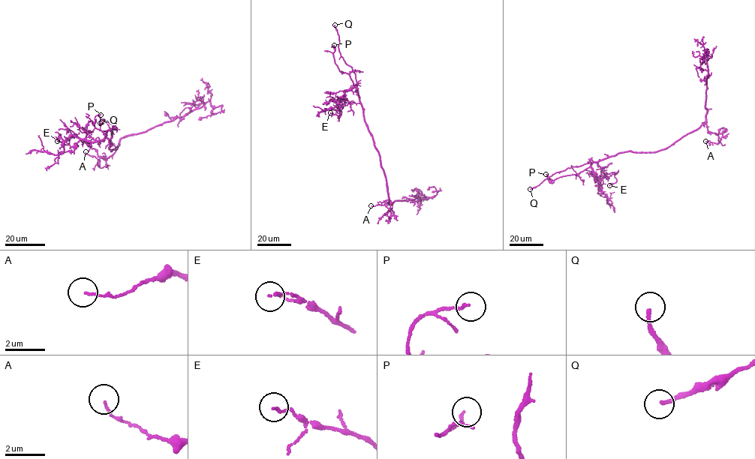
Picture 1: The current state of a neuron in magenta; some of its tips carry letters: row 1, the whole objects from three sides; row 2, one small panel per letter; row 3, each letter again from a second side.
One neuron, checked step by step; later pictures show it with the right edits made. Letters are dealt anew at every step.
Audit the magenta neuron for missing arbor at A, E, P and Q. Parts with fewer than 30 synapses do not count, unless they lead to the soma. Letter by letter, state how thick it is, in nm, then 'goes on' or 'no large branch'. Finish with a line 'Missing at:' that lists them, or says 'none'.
A: 100 nm thick; no large branch
E: 110 nm thick; no large branch
P: 120 nm thick; no large branch
Q: 170 nm thick; goes on
Missing at: Q

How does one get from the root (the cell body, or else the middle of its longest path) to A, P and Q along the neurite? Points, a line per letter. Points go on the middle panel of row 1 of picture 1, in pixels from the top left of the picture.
A: (381, 163), (390, 201), (390, 214), (393, 214), (384, 205), (371, 205)
P: (381, 163), (365, 121), (358, 91), (349, 75), (341, 72), (335, 63), (335, 49), (331, 47), (334, 45)
Q: (381, 163), (365, 121), (355, 73), (340, 52), (339, 38), (335, 25)

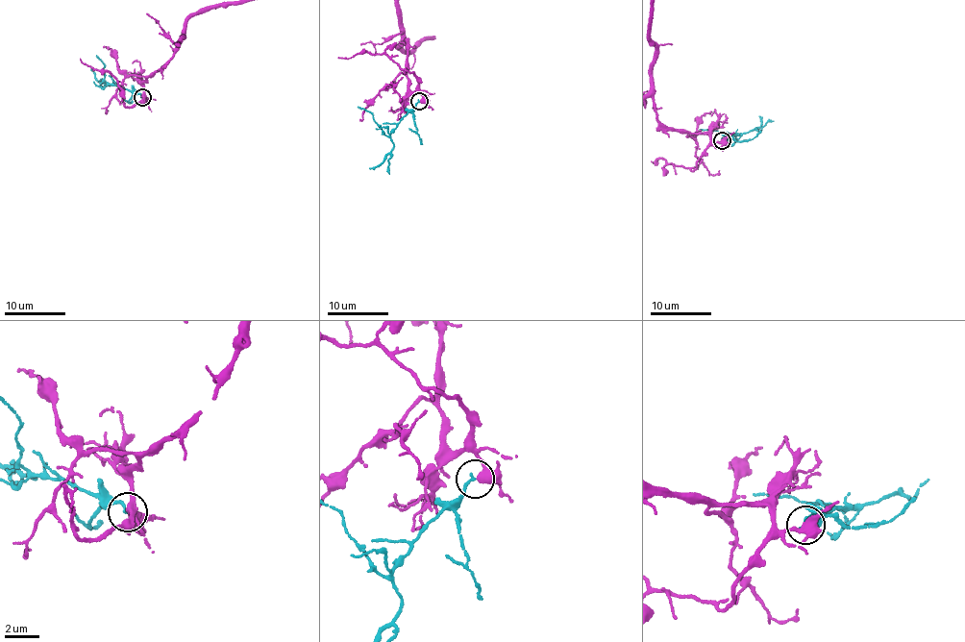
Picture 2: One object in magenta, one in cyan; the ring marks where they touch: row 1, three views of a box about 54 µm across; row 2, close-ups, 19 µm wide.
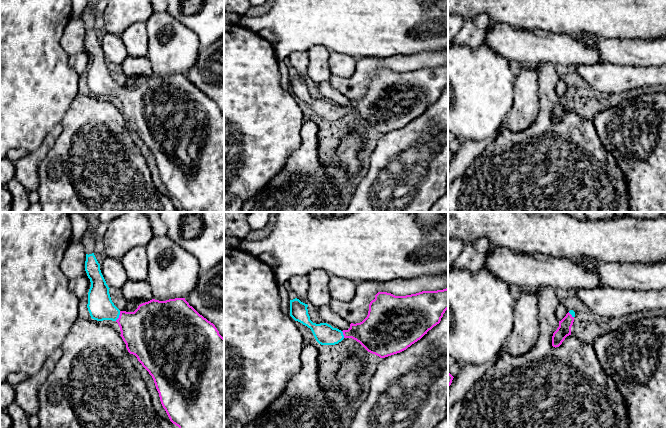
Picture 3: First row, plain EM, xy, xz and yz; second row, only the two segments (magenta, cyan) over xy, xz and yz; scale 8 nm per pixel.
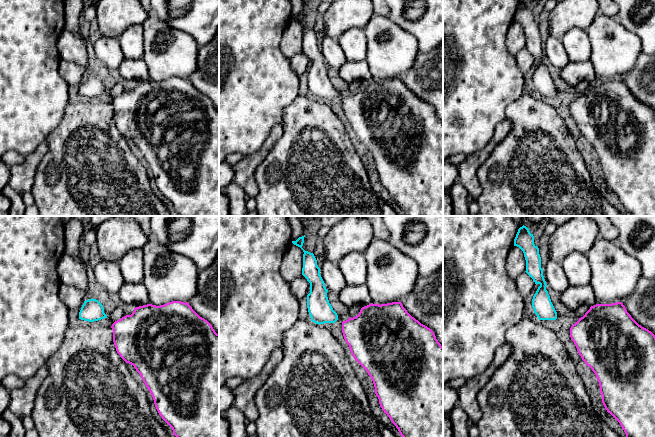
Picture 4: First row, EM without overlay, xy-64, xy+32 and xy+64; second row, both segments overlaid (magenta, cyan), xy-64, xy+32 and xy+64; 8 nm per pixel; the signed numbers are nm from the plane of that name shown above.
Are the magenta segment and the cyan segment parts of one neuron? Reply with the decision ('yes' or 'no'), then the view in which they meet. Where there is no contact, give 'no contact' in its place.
yes | xy

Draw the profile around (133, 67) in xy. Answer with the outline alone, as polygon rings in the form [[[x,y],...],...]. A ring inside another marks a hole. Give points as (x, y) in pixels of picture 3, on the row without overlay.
[[[128,56],[120,65],[120,69],[128,78],[138,78],[139,80],[153,75],[152,67],[147,56],[132,57]]]

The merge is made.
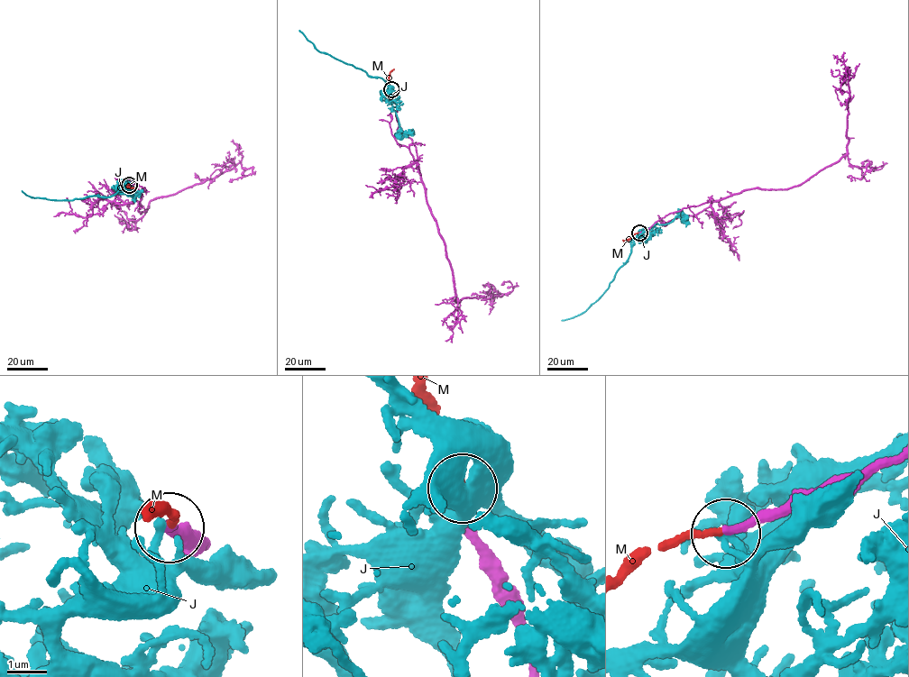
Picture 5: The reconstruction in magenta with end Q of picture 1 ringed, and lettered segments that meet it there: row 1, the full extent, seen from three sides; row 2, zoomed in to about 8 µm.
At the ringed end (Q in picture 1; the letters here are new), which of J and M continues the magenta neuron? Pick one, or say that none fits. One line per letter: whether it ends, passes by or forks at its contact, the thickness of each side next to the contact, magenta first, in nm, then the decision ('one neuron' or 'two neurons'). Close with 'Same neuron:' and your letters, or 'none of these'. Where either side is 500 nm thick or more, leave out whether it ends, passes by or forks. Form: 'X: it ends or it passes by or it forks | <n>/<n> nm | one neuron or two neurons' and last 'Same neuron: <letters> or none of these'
J: it ends | 200/200 nm | two neurons
M: it ends | 190/150 nm | one neuron
Same neuron: M

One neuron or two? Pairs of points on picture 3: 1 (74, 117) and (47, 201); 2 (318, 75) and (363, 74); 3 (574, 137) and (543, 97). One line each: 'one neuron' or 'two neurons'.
1: one neuron
2: two neurons
3: one neuron

